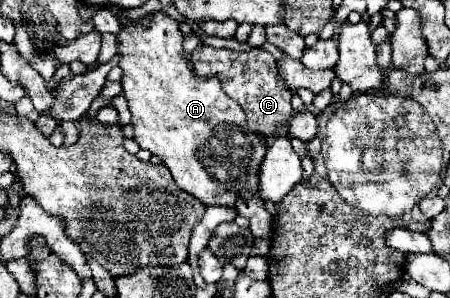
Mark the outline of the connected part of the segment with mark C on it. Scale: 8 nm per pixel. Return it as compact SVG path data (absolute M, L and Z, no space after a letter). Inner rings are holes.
M202 45L198 51L190 57L194 71L198 77L208 79L210 75L218 77L222 83L222 89L244 109L248 127L260 135L264 135L268 141L274 139L276 131L282 129L290 117L292 117L292 91L284 87L279 75L278 67L273 55L269 52L253 49L249 52L237 52L232 49L214 49L208 45ZM250 77L258 79L250 79Z

